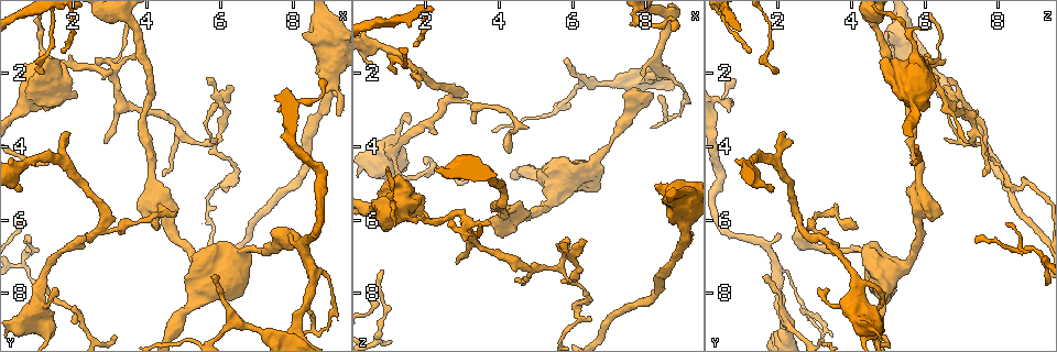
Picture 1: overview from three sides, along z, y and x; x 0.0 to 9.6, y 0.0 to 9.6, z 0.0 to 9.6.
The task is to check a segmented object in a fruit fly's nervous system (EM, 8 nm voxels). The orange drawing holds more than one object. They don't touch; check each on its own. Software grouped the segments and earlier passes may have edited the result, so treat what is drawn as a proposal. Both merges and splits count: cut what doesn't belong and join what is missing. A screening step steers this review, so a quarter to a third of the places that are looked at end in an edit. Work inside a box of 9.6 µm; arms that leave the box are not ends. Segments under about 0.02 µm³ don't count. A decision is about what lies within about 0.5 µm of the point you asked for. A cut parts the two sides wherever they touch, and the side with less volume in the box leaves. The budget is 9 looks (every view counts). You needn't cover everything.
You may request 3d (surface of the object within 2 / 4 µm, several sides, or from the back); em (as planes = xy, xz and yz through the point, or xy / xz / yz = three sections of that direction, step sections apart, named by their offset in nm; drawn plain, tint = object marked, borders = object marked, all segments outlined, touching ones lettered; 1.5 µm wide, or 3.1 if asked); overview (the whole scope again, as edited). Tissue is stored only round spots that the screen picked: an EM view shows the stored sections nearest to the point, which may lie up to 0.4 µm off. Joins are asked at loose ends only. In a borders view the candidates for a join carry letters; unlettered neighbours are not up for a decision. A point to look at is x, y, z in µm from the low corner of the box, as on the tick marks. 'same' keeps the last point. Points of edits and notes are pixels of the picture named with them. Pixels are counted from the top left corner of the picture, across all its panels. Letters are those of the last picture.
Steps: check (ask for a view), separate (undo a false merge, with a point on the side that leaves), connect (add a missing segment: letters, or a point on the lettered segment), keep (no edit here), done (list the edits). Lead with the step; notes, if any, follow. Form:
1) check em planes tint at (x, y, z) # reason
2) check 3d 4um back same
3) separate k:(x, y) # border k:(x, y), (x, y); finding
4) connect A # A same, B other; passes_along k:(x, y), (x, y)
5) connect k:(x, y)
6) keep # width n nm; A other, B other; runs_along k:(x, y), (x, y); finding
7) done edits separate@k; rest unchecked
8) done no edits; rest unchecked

check 3d 2um at (8.70, 2.15, 0.85) # thin end

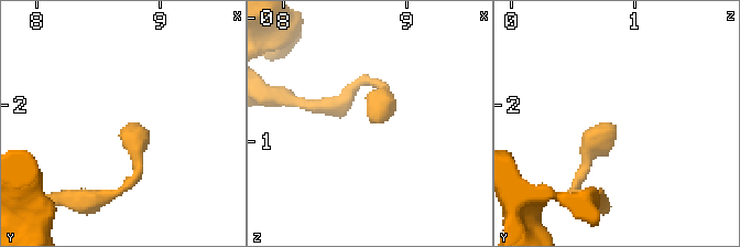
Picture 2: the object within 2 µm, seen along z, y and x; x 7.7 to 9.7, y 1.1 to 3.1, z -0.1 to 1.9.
check em yz step 4 borders at (8.70, 2.20, 0.80) # need the tissue

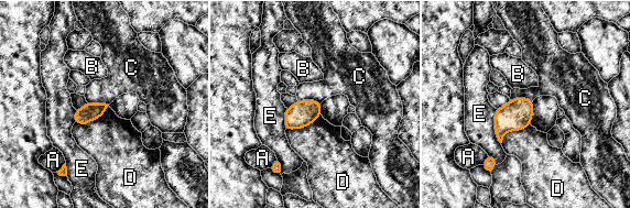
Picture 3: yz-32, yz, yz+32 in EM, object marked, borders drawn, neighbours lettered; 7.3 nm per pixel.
check em planes borders same

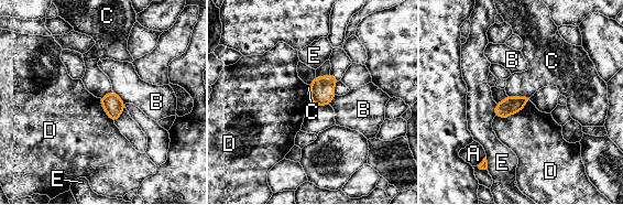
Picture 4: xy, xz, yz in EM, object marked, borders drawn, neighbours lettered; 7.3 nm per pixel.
keep # width 130 nm; longest_contact D 280 nm; A other, B other, C other, D other, E other; none of them fits

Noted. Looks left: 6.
check em planes borders at (8.20, 6.40, 2.55) # end of a long branch

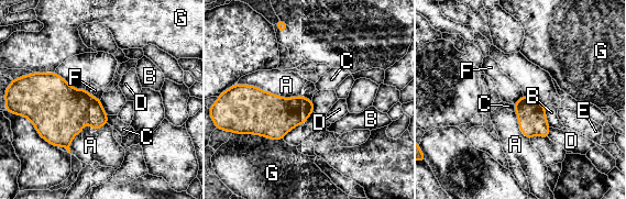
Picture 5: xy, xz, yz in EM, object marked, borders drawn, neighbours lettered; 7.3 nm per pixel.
keep # A other, B other, C other, D other, E other, F other, G other; border 5:(106, 114), (108, 123); no lettered segment goes on from it

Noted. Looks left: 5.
check em xz step 8 tint at (5.90, 2.85, 6.55) # tapers out

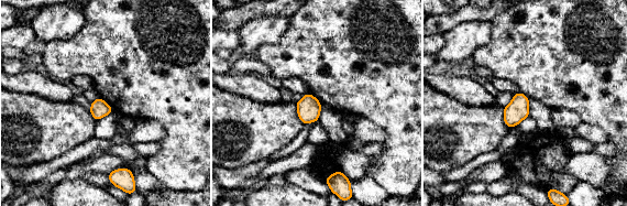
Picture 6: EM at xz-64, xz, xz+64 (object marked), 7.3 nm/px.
check em planes borders same

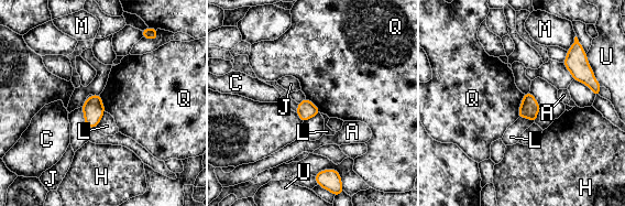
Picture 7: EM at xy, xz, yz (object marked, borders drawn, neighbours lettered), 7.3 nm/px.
keep # longest_contact U 220 nm; A other, C other, H other, J other, L other, M other, Q other, U other; none of them fits

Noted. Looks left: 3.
check em yz step 4 borders at (4.60, 5.20, 5.65) # an open end

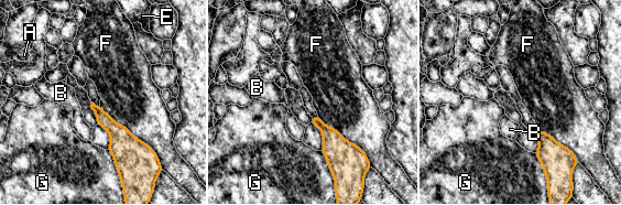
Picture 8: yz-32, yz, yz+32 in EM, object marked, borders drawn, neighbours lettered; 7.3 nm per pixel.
keep # A other, B other, E other, F other, G other; border 8:(100, 105), (159, 157); none of them fits

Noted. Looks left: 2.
done no edits; rest unchecked

